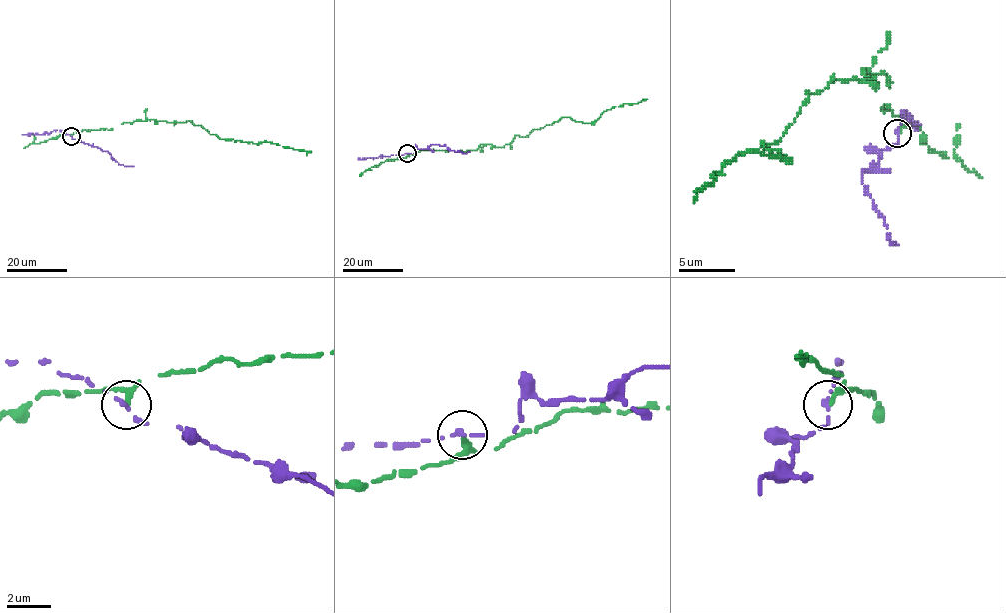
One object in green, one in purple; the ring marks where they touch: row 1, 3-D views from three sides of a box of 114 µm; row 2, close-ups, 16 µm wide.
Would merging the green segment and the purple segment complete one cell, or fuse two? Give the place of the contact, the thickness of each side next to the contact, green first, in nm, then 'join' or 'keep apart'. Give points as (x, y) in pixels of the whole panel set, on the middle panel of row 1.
at (407, 153); 180 nm thick on the green side, 280 nm on the other; keep apart

